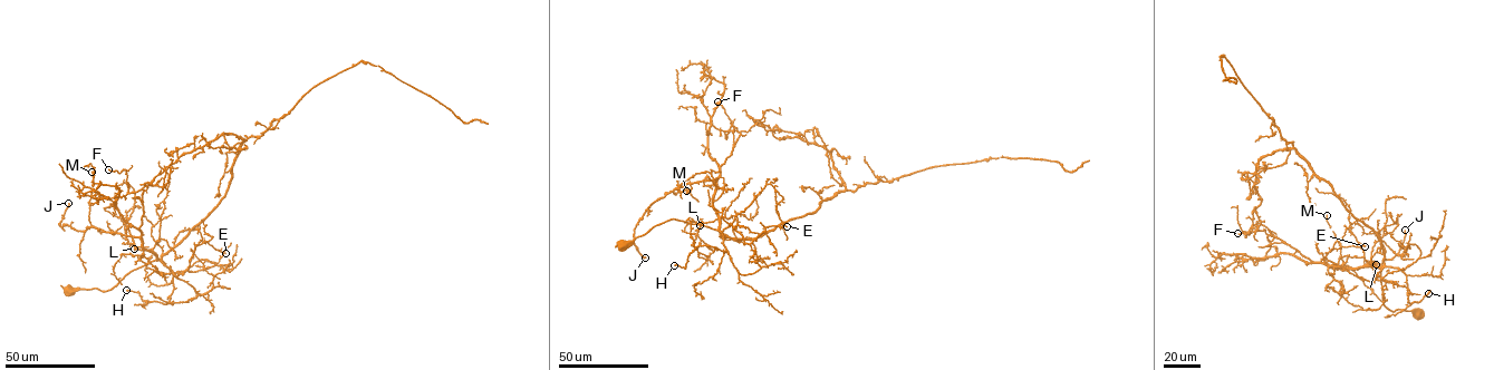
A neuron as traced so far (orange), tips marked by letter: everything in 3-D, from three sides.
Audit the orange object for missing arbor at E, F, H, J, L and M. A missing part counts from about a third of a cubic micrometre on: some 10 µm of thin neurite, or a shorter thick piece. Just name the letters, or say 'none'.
H

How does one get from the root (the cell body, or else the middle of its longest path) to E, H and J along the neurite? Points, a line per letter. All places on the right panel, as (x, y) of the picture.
E: (1417, 314), (1391, 311), (1384, 305), (1381, 268), (1369, 281), (1326, 256), (1335, 249), (1365, 246)
H: (1417, 314), (1391, 311), (1384, 305), (1380, 269), (1391, 266), (1403, 272), (1409, 303), (1428, 293)
J: (1417, 314), (1391, 311), (1384, 305), (1379, 268), (1329, 266), (1356, 270), (1390, 259), (1399, 251), (1405, 230)

